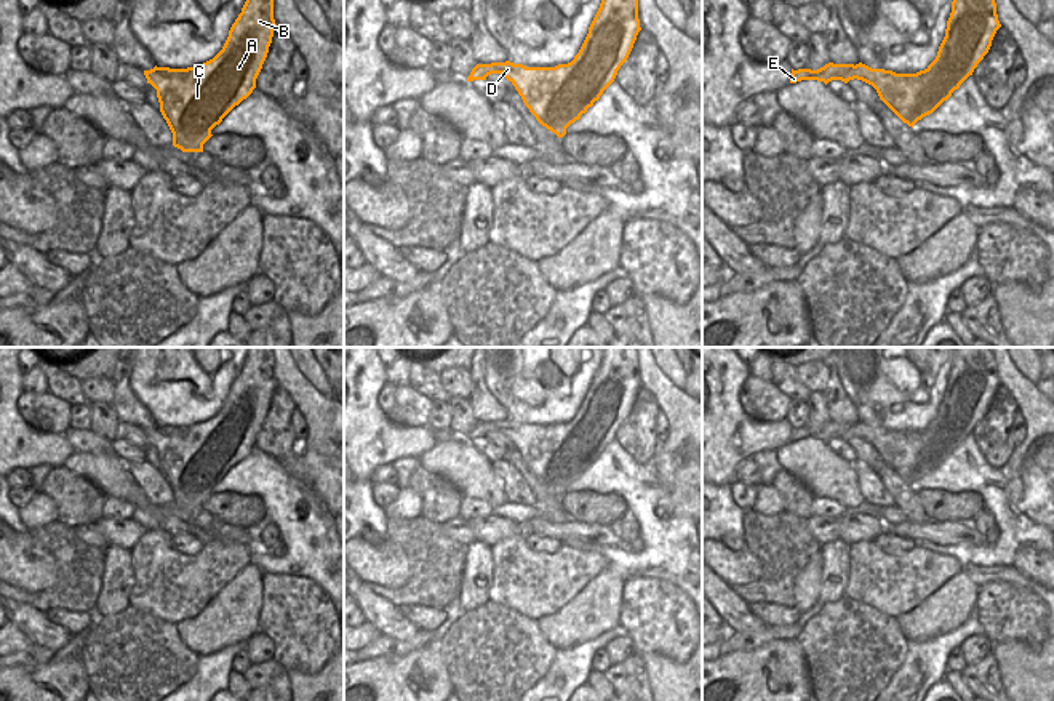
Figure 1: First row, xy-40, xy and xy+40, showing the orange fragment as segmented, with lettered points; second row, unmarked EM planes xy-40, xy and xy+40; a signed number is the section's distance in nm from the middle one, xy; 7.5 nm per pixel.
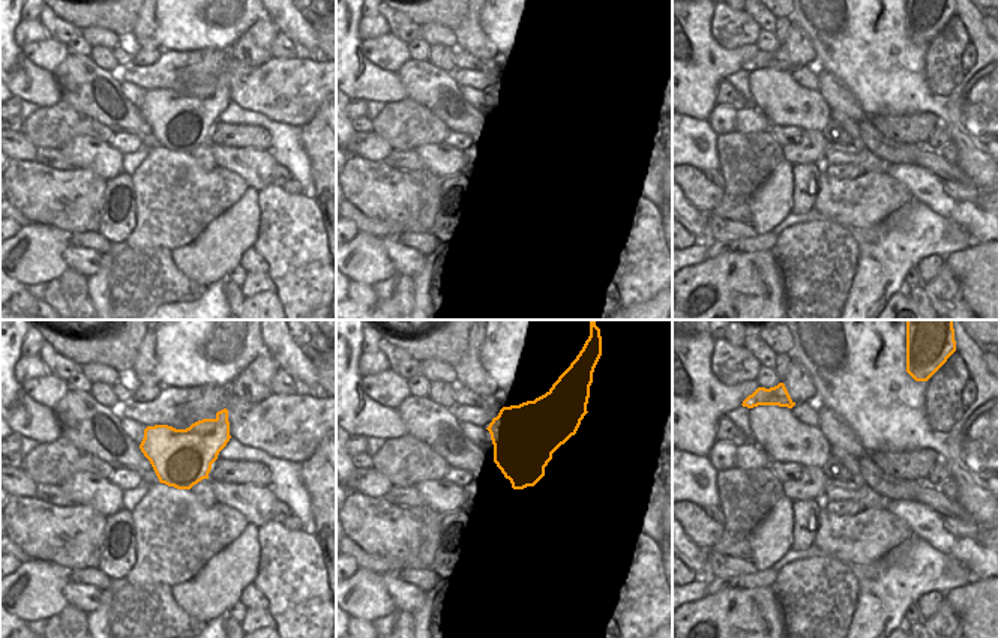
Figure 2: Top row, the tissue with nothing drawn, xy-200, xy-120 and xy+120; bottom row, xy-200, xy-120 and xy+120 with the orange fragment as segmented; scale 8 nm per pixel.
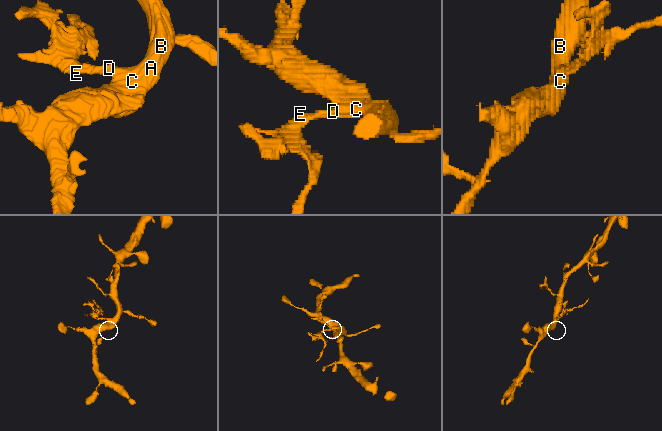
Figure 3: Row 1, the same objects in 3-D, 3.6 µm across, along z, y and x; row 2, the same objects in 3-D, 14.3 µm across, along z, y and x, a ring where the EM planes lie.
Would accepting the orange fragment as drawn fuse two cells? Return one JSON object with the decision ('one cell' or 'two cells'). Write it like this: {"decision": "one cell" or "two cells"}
{"decision": "two cells"}

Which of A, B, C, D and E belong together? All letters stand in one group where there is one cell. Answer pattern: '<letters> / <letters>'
A B C D / E

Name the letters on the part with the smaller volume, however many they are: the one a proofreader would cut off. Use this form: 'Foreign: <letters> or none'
Foreign: E

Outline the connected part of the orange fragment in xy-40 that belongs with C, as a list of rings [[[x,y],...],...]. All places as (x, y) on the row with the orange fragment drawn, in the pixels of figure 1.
[[[246,0],[222,50],[213,59],[187,69],[155,66],[144,70],[147,83],[157,90],[160,112],[173,133],[174,147],[203,152],[203,144],[213,136],[211,130],[256,88],[275,29],[273,0]]]

